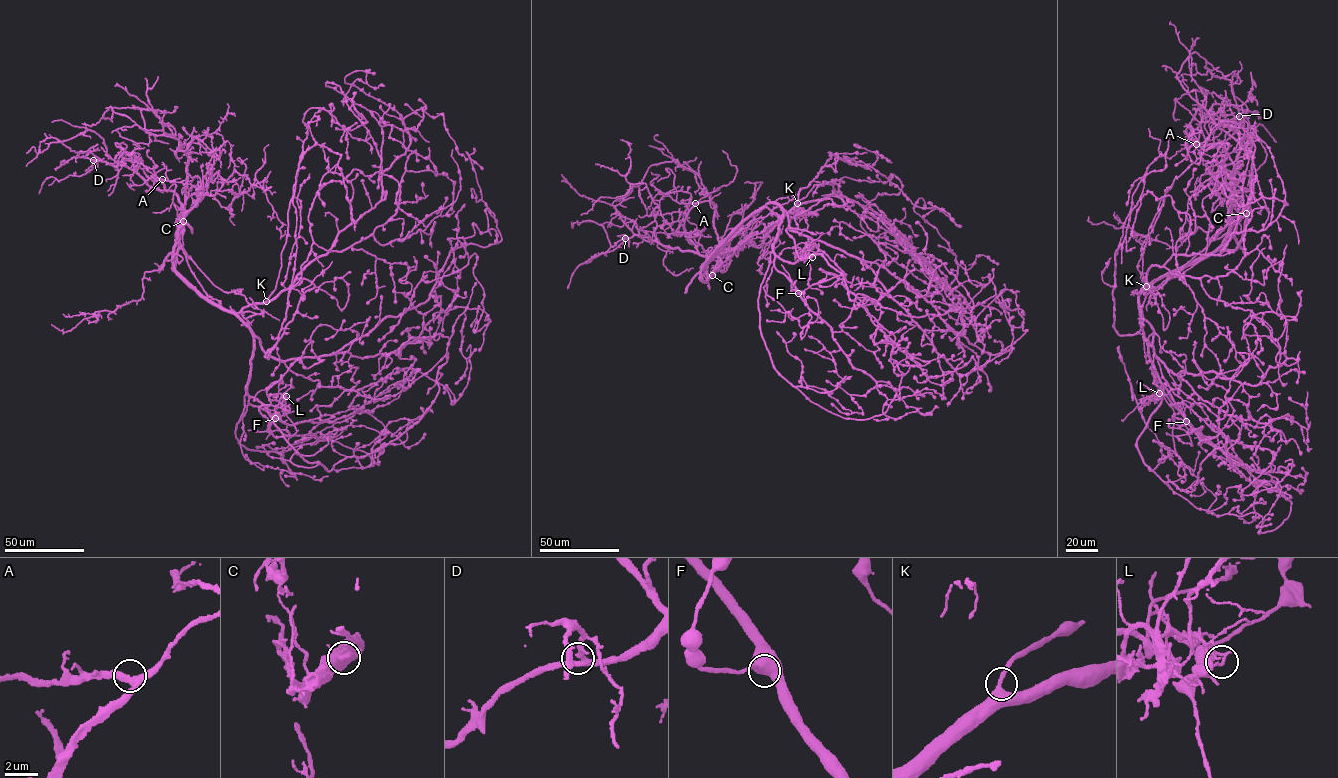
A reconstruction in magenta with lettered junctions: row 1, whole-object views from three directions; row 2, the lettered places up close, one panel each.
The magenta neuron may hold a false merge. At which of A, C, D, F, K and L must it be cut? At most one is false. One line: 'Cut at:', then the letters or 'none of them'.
Cut at: L

